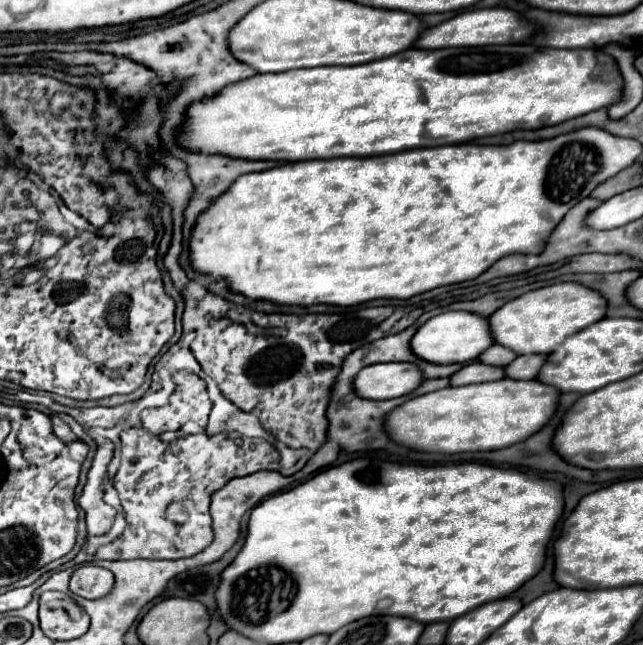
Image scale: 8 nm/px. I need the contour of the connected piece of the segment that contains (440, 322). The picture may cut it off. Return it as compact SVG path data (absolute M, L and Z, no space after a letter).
M447 311L433 319L429 319L411 341L417 357L431 363L469 363L479 357L479 353L487 351L495 345L489 317L469 311Z

